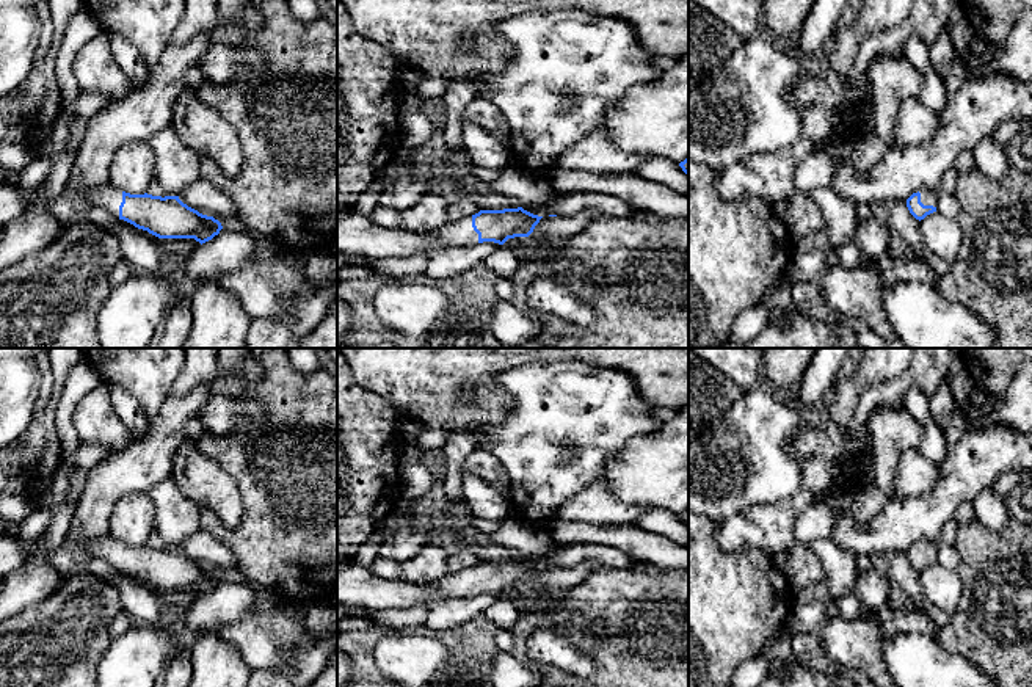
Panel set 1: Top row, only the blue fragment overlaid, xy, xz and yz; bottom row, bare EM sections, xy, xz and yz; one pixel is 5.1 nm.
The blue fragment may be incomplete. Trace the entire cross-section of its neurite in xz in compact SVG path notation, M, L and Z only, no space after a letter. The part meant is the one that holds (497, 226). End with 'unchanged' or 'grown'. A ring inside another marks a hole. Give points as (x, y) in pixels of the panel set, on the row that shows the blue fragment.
M522 207L480 210L447 223L438 231L414 234L402 227L383 227L350 210L337 210L337 253L372 259L430 256L441 248L469 248L483 242L503 245L508 238L529 237L543 216Z; grown

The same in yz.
M921 190L918 193L913 193L908 199L907 199L907 207L910 210L910 213L916 218L916 220L924 220L927 215L936 212L936 193L932 190Z; grown

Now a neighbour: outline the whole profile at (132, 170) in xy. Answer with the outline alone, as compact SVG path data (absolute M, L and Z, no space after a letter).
M133 141L121 146L108 166L110 184L130 194L147 193L155 180L155 154L149 141Z

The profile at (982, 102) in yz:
M999 72L969 75L939 114L941 124L932 140L919 146L894 146L888 149L881 162L867 173L858 171L848 162L836 160L831 190L839 196L852 199L855 204L907 201L913 193L932 190L936 193L936 212L949 218L958 218L960 204L955 194L947 194L941 188L941 179L954 168L958 154L974 149L1002 122L1008 119L1029 121L1030 118L1032 80L1021 82Z

